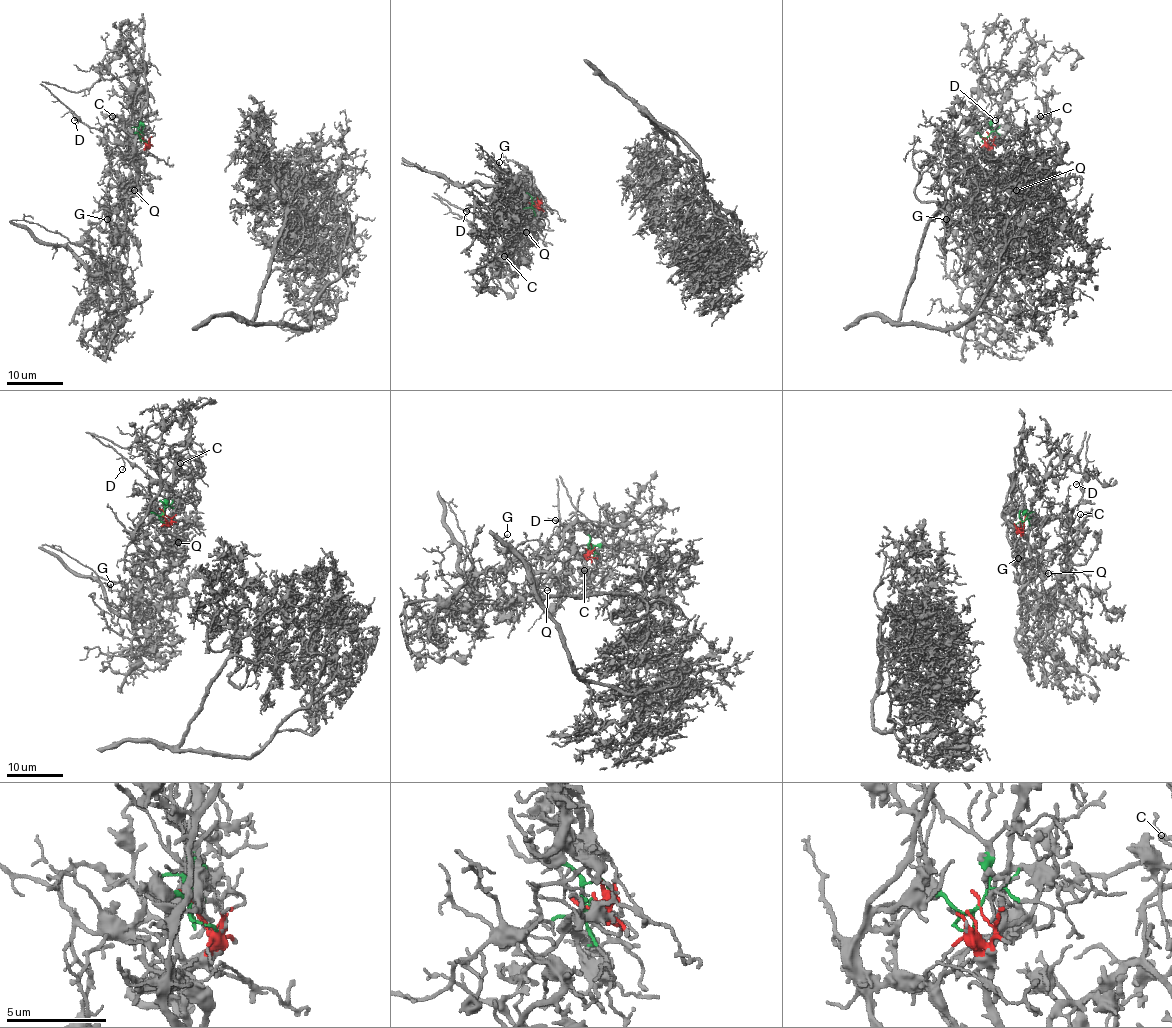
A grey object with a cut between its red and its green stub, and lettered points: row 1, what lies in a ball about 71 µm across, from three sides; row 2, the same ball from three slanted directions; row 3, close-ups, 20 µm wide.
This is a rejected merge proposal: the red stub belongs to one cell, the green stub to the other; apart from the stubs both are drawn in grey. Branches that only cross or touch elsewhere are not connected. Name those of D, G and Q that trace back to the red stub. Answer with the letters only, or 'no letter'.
G, Q

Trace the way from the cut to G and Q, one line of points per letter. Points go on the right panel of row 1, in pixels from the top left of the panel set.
G: (988, 135), (986, 149), (998, 186), (994, 199), (981, 208), (970, 230), (953, 232), (946, 220)
Q: (988, 135), (986, 149), (994, 172), (1016, 190)

